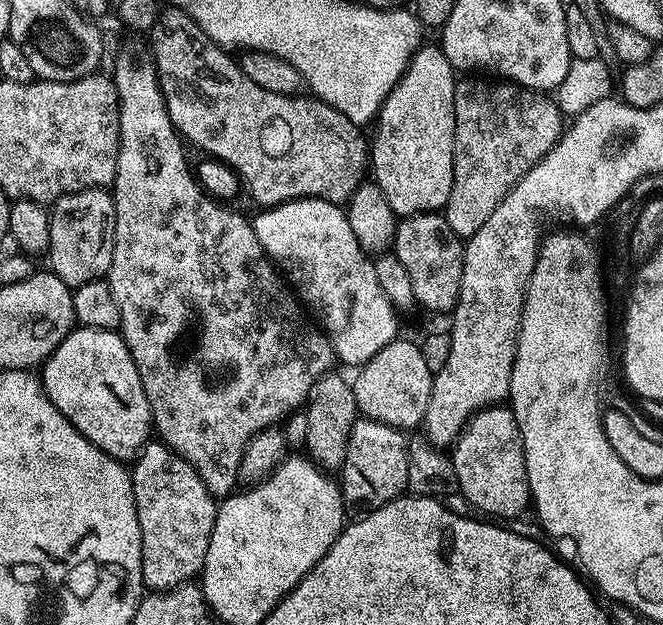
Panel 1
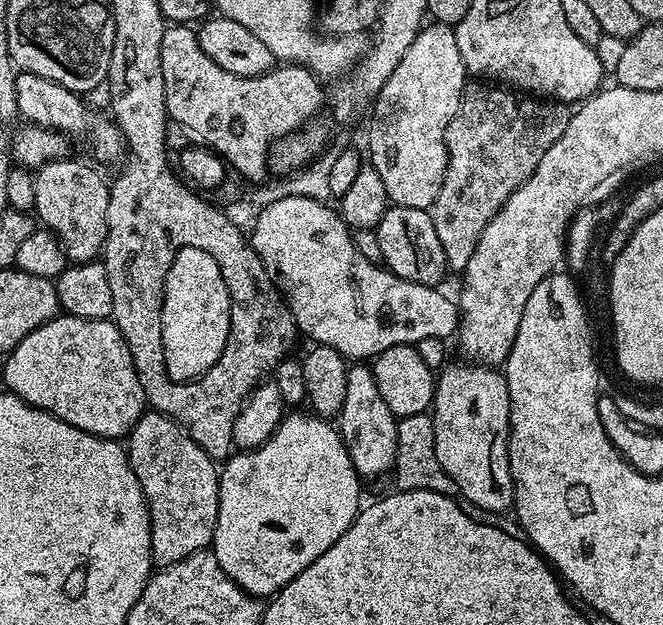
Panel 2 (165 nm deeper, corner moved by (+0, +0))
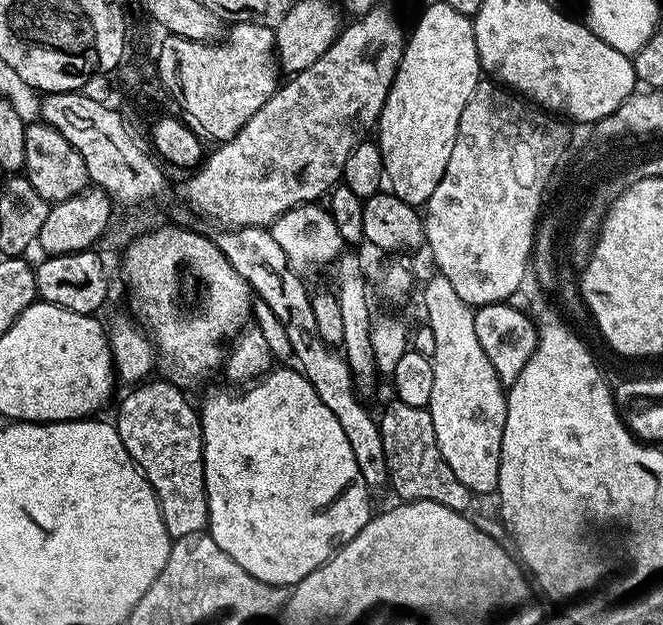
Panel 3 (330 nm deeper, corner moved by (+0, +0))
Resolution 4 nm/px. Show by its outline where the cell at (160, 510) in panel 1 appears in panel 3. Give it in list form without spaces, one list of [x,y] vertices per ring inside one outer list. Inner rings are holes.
[[[149,378],[128,390],[120,409],[116,412],[114,423],[122,446],[137,464],[150,486],[156,491],[158,506],[162,510],[162,522],[173,540],[181,540],[190,534],[205,531],[208,526],[208,495],[204,477],[204,435],[200,425],[199,411],[187,400],[185,389],[171,384],[167,378]]]

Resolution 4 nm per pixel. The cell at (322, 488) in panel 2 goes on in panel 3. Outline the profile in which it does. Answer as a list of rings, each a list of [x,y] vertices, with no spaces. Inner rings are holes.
[[[276,366],[264,373],[255,382],[249,383],[245,392],[212,392],[204,400],[204,405],[199,405],[200,425],[204,435],[204,477],[206,478],[206,494],[208,495],[208,526],[207,533],[246,570],[246,574],[254,574],[254,578],[262,578],[262,582],[279,584],[281,586],[295,586],[306,578],[318,566],[322,566],[334,555],[340,545],[350,542],[362,526],[372,519],[374,507],[368,499],[370,493],[366,482],[362,478],[362,470],[358,470],[358,461],[354,459],[354,450],[350,450],[350,442],[342,431],[338,418],[330,414],[326,402],[318,398],[314,386],[304,376],[304,373],[292,366]]]

